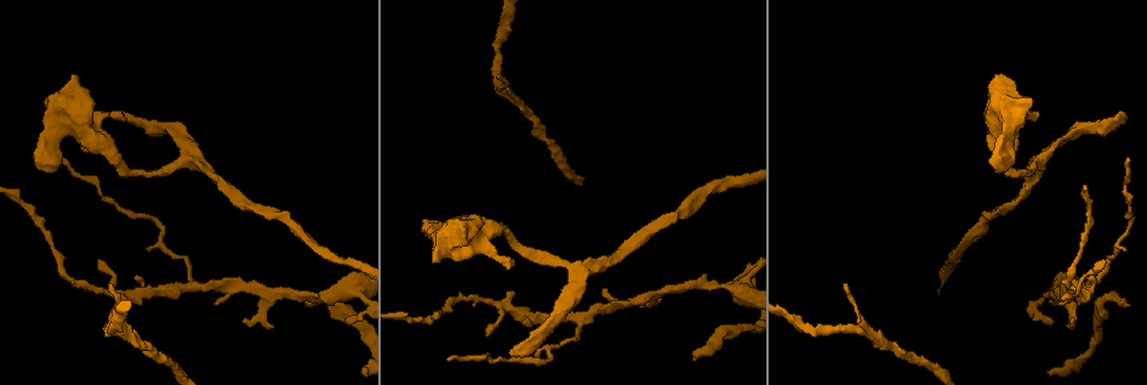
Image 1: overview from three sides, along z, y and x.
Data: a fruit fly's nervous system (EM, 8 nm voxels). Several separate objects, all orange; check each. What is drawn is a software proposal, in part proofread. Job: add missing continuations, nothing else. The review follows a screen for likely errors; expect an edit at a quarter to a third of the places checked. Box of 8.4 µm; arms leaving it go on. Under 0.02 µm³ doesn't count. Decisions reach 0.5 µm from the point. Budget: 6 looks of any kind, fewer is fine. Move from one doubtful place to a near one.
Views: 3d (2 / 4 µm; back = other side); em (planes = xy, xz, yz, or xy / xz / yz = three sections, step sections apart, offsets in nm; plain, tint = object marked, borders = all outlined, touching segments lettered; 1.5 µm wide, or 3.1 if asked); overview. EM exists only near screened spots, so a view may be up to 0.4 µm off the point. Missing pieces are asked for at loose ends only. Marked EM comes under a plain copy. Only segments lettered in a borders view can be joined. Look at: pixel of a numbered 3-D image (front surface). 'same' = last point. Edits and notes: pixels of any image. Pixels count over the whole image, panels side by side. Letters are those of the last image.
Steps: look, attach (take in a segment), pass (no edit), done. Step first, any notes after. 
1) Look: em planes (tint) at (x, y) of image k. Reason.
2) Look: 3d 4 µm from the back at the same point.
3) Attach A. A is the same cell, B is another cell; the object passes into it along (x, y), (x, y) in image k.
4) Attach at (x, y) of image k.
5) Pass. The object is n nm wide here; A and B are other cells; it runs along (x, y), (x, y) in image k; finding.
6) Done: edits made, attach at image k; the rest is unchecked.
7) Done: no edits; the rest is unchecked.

Look: em xz step 4 (borders) at (447, 361) of image 1. An open end.

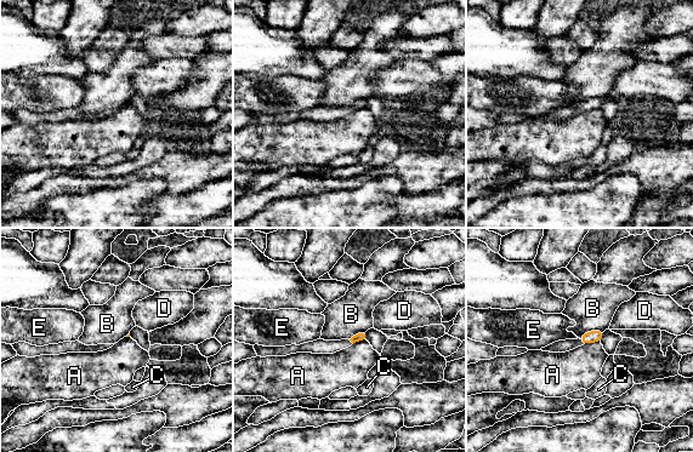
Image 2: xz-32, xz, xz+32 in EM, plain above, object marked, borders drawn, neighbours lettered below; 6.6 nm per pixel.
Look: em planes (borders) at the same point.

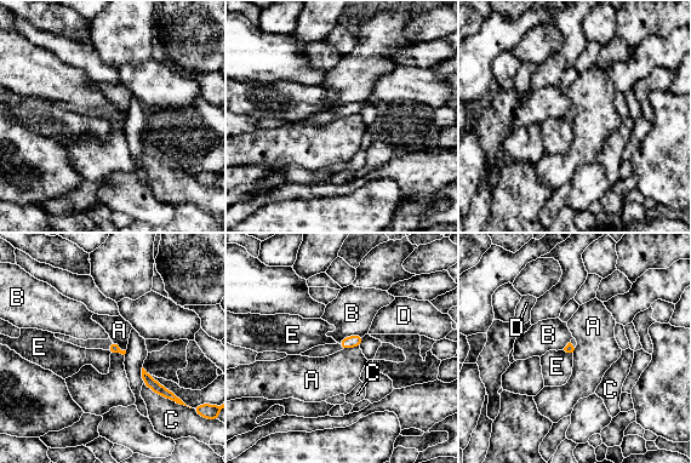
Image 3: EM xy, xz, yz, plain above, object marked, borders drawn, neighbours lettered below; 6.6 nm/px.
Pass. The object is 60 nm wide here; A, B, C, D and E are other cells; a border runs along (359, 346), (343, 349) in image 3; no lettered segment goes on from it.

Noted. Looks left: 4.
Look: em planes (tint) at (509, 354) of image 1. Branch stops here.

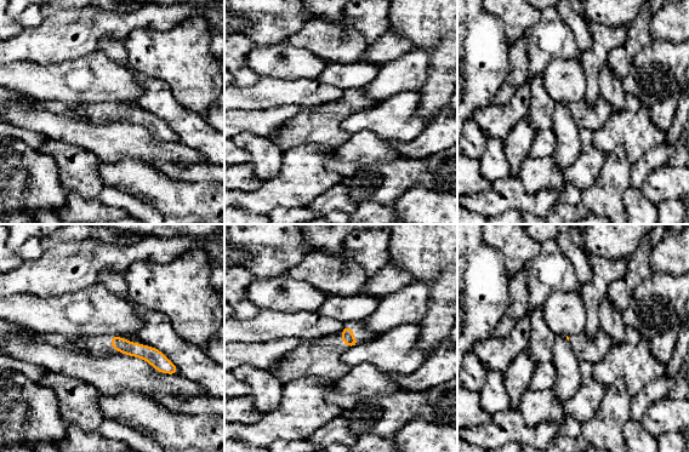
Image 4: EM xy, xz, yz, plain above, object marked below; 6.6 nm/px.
Look: em planes (borders) at the same point.

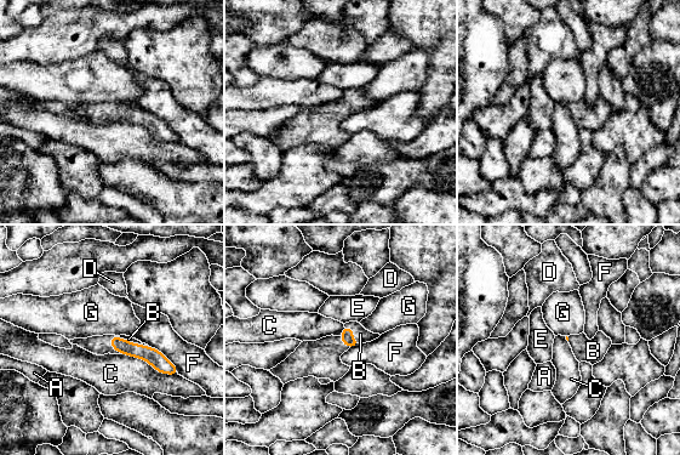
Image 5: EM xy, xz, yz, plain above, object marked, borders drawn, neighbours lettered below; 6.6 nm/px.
Attach B. B is the same cell, A, C, D, E, F and G are other cells; the object passes into it along (156, 359), (127, 341), (129, 339) in image 5; it goes on there.

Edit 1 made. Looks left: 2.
Done: edits made, attach at image 5; the rest is unchecked.

